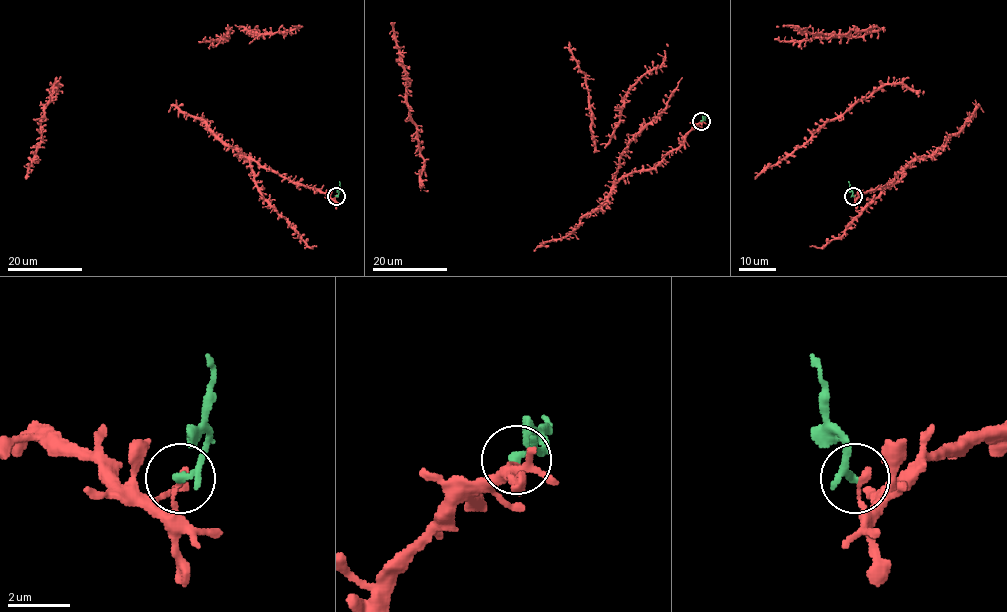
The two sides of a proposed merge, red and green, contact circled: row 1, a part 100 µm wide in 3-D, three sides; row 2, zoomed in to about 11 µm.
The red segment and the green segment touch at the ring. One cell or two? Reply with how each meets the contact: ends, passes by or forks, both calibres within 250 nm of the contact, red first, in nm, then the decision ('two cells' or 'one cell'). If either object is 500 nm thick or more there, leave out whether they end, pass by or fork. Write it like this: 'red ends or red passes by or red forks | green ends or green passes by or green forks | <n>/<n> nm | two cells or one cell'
red ends | green ends | 200/260 nm | two cells

